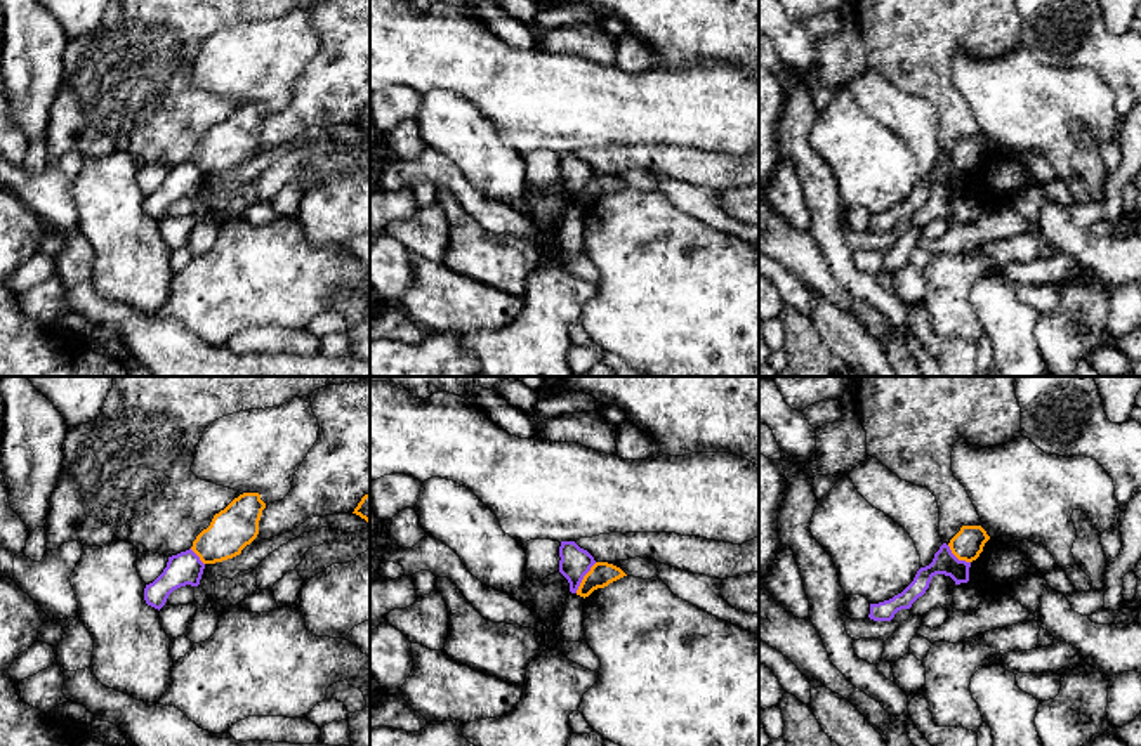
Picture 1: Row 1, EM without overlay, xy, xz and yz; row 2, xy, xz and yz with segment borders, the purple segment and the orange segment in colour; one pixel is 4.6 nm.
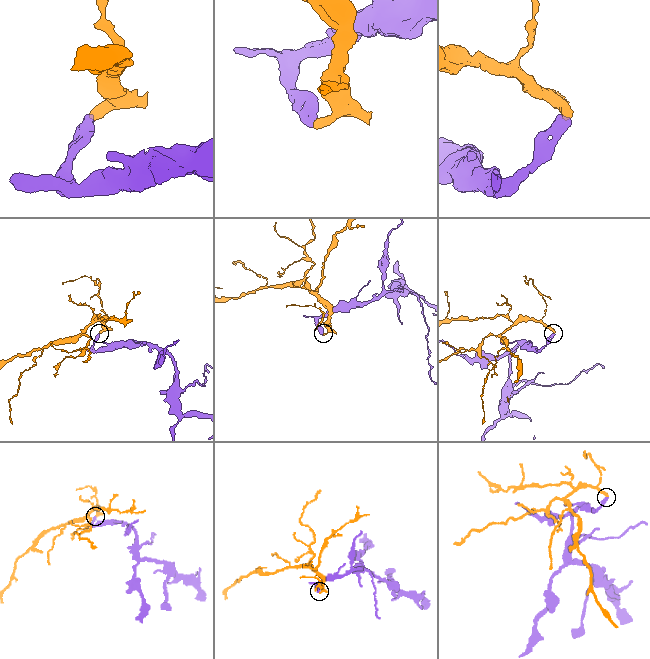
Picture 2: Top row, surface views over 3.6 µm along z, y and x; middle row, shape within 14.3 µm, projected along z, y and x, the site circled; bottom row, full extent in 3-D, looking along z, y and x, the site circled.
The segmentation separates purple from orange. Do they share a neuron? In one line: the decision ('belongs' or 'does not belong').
does not belong

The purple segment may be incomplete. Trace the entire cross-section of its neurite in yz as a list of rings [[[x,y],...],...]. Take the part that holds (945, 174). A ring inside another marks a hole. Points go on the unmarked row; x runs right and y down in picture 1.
[[[943,154],[940,161],[934,165],[934,170],[929,177],[920,179],[913,189],[913,193],[898,206],[889,212],[870,215],[868,229],[874,232],[891,232],[894,226],[901,220],[910,220],[912,215],[926,205],[931,191],[936,186],[950,187],[955,196],[969,193],[969,179],[971,173],[959,172],[950,158]]]

